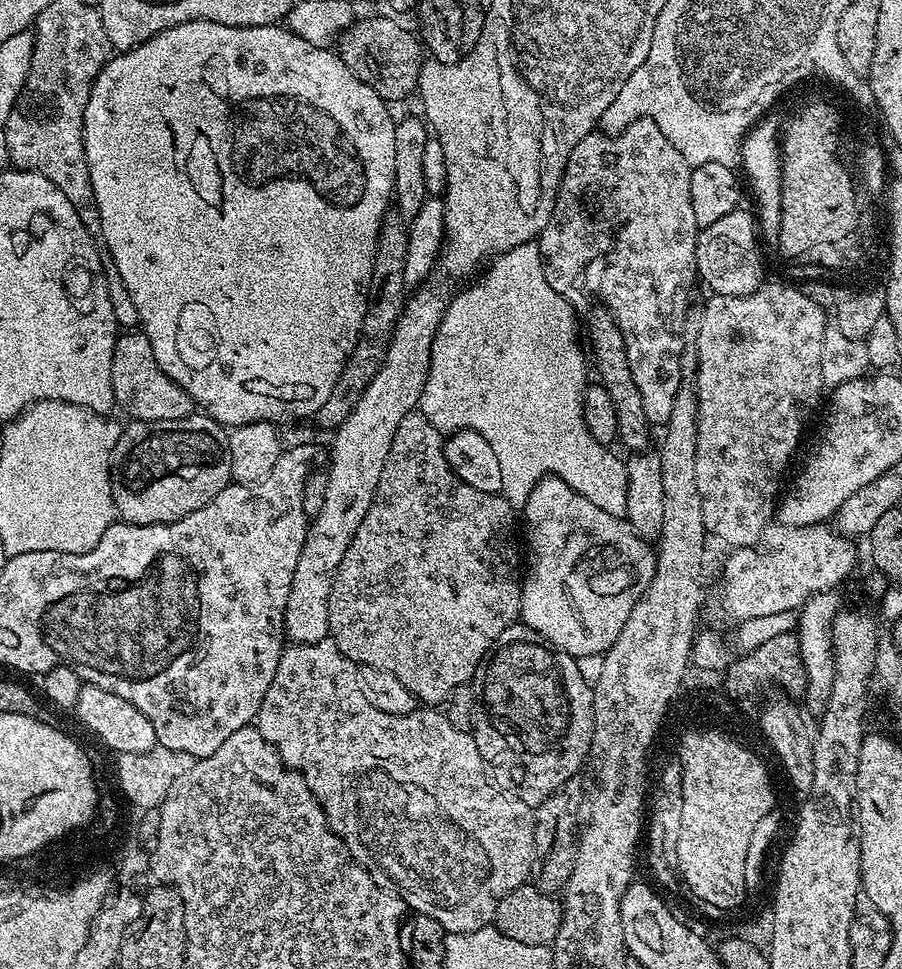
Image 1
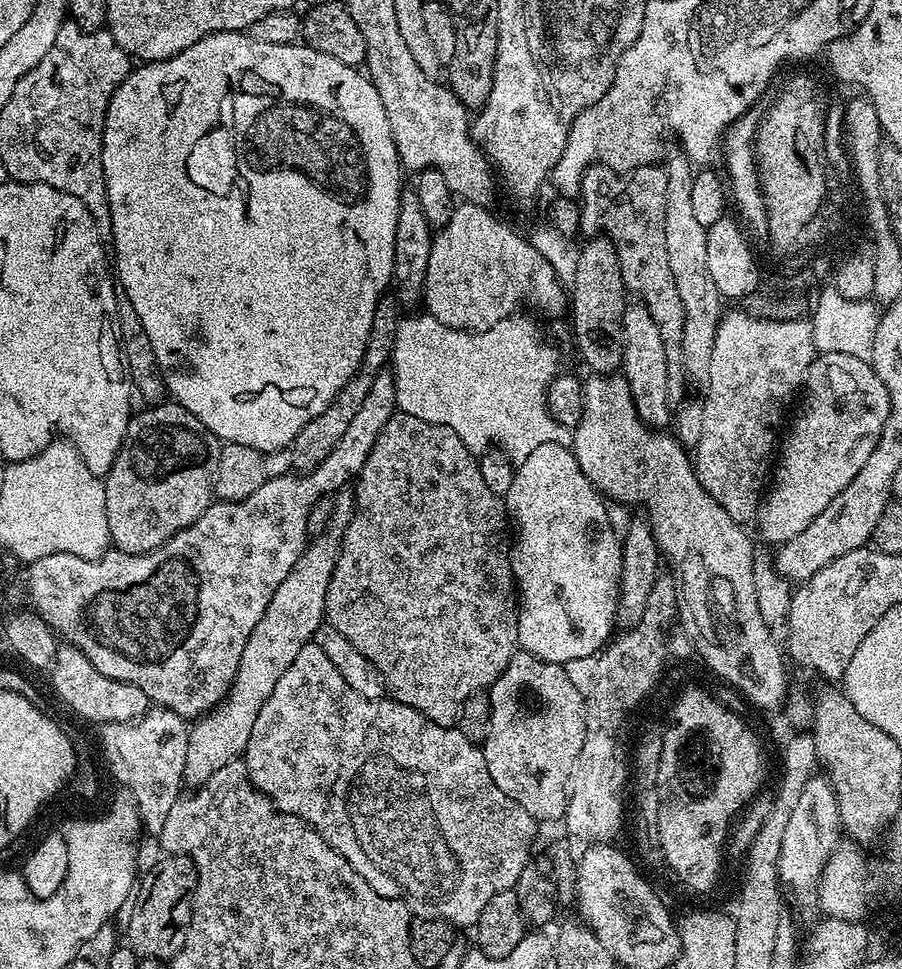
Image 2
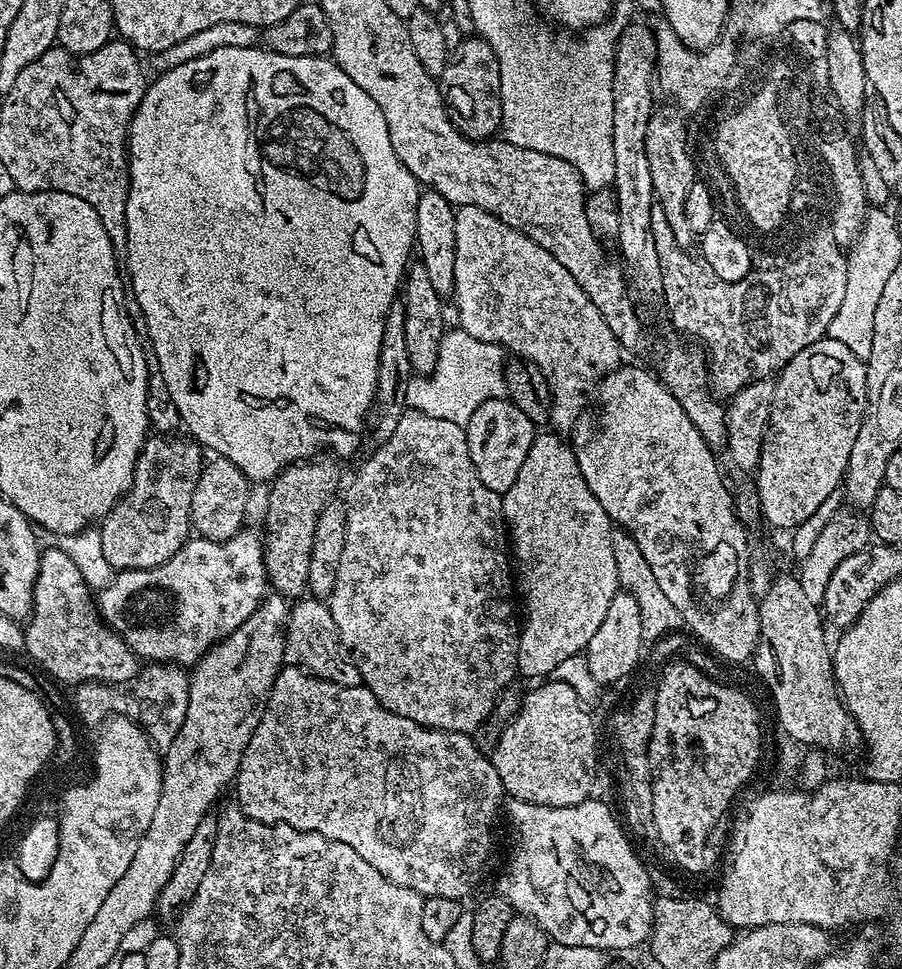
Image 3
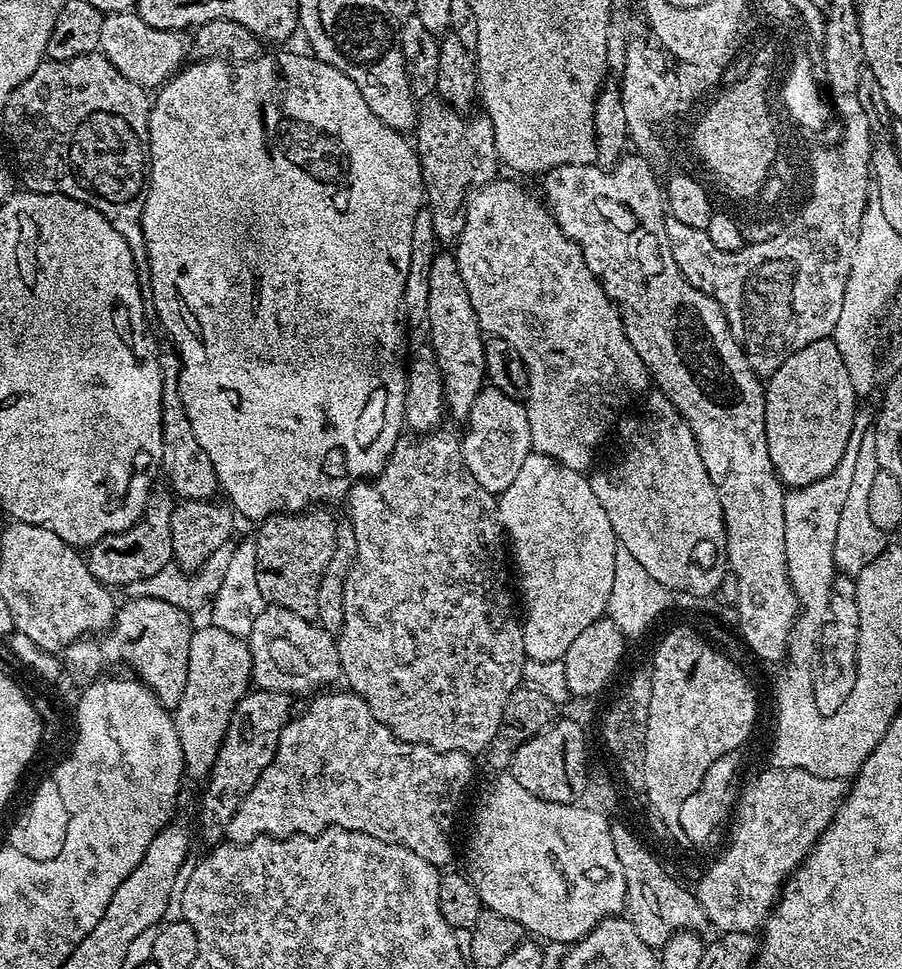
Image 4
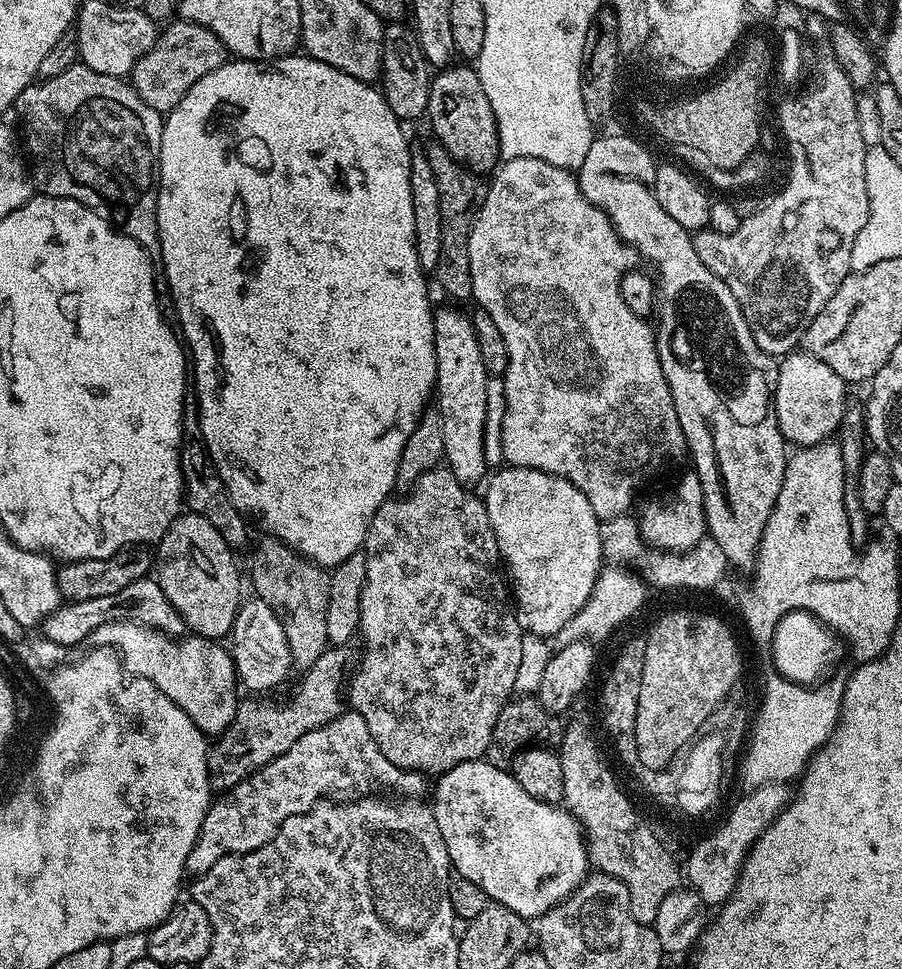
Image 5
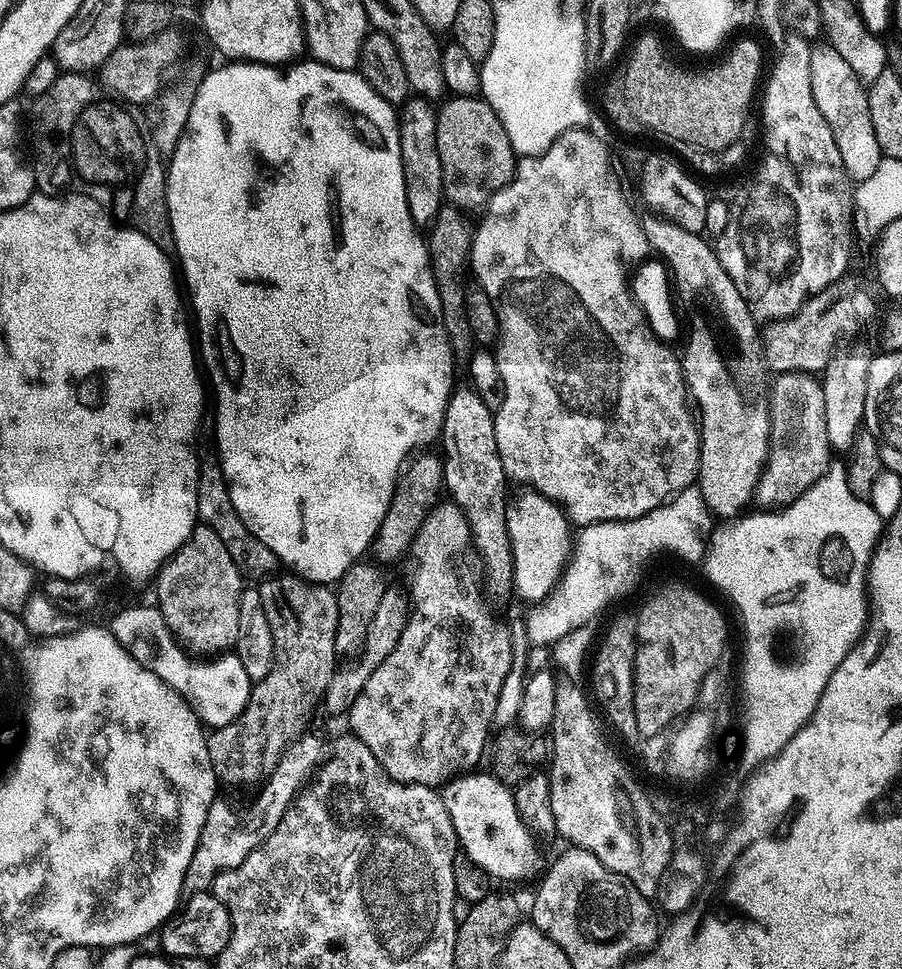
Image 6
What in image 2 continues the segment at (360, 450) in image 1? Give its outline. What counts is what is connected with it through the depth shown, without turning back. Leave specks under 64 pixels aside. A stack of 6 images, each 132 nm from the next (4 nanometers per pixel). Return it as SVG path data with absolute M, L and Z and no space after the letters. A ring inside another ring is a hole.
M351 491L335 493L328 529L305 547L298 562L294 562L294 570L286 574L286 582L274 590L274 598L270 606L266 606L262 622L254 626L254 634L250 634L246 650L242 650L242 662L230 690L211 712L205 712L189 727L184 766L185 785L205 784L210 774L222 770L222 766L232 760L243 757L244 747L250 742L250 730L254 730L254 718L258 718L258 710L266 706L266 698L270 698L278 678L286 674L290 662L298 658L298 650L313 643L317 629L325 623L326 590L338 562L344 531L355 509L356 498Z

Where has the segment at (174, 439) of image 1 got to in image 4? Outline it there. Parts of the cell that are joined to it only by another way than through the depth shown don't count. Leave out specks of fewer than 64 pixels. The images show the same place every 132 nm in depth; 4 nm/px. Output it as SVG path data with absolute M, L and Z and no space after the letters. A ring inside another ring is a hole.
M153 491L143 516L124 532L110 532L87 549L86 559L90 574L98 582L112 590L122 590L130 582L150 578L162 570L162 566L173 563L170 518L174 507L171 491Z

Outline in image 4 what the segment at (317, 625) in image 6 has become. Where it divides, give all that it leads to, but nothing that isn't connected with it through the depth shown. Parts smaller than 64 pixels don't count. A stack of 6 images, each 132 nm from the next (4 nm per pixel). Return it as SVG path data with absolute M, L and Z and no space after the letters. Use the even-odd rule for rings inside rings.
M305 510L270 516L257 528L260 528L254 532L257 544L257 580L262 598L269 605L285 608L306 620L315 621L318 614L318 590L326 574L326 566L330 566L330 558L334 558L338 524L332 521L328 510Z

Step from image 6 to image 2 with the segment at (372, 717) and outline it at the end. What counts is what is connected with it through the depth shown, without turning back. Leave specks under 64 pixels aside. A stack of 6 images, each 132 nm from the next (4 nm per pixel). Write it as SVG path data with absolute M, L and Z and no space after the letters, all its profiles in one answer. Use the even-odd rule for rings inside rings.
M393 412L382 434L378 434L374 450L370 450L366 462L359 465L358 475L354 480L356 509L344 531L338 562L334 566L334 574L326 590L324 614L327 623L332 624L338 634L346 634L348 641L361 654L366 654L370 662L374 662L374 666L380 671L380 677L384 679L387 695L418 710L426 718L438 722L438 726L447 728L453 727L459 721L462 706L466 698L470 698L470 694L491 689L493 682L499 678L502 670L506 670L506 666L516 655L520 642L518 589L516 581L512 578L510 555L510 517L505 501L496 496L490 486L486 486L480 466L481 461L466 447L462 438L458 438L458 434L450 430L450 426L414 418L414 414L409 412Z

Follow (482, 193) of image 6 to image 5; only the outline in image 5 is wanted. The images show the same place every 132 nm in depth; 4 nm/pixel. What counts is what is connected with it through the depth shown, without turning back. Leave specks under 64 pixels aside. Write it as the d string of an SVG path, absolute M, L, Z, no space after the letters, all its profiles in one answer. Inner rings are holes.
M456 62L439 69L433 75L426 120L432 123L432 132L436 135L433 136L435 143L441 144L456 161L471 172L488 174L501 163L494 110L490 110L486 90L482 90L482 82L475 67Z

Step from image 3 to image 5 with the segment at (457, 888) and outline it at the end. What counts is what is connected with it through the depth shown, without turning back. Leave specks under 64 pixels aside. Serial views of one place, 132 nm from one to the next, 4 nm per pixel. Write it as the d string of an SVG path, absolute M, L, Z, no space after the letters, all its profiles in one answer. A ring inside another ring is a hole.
M355 710L343 712L334 722L322 726L318 730L310 730L310 734L302 734L286 754L274 758L265 768L238 782L233 788L217 795L213 803L208 806L208 813L200 827L198 838L194 842L194 850L190 850L190 858L186 858L186 872L189 877L195 878L206 874L214 862L223 856L235 856L246 852L258 850L270 838L278 834L278 830L286 818L302 815L317 804L327 801L329 798L360 798L377 784L380 788L393 788L404 798L420 798L423 792L429 791L430 784L425 773L406 772L403 768L394 766L382 750L374 742L370 730L366 727L364 719Z

